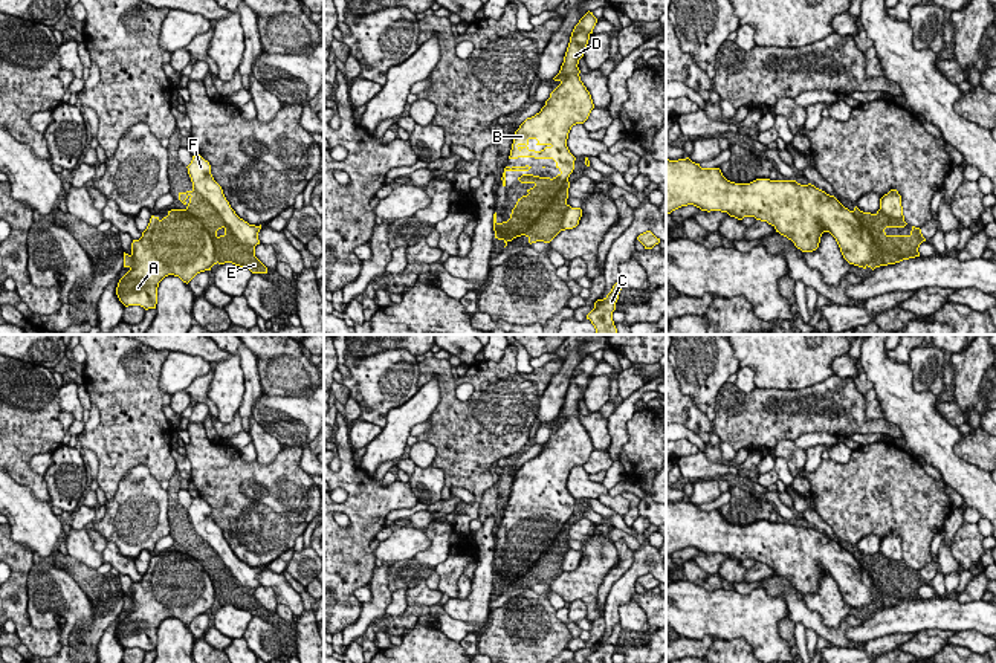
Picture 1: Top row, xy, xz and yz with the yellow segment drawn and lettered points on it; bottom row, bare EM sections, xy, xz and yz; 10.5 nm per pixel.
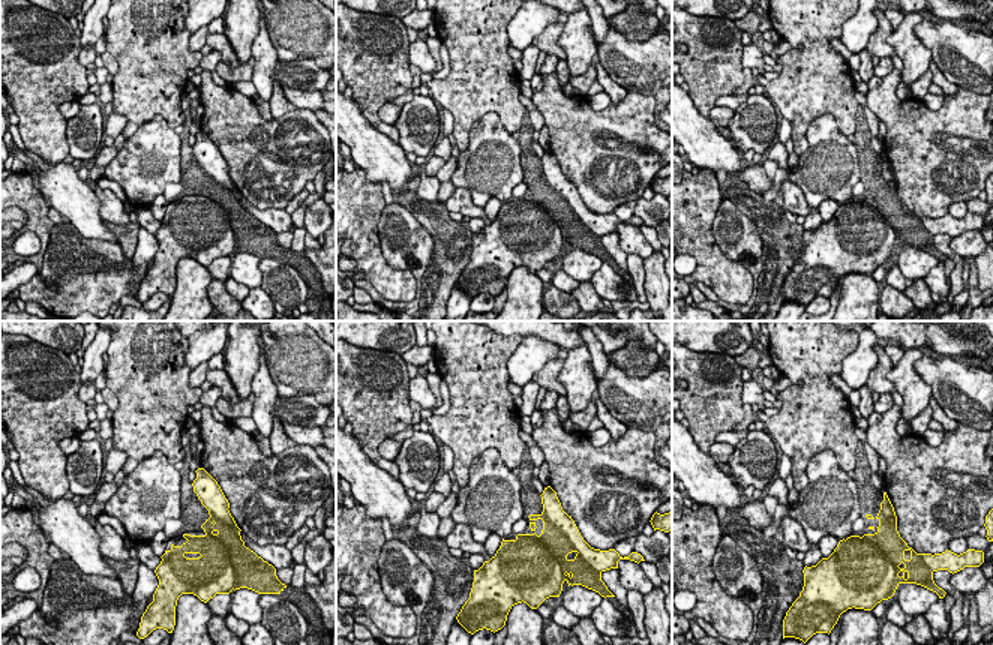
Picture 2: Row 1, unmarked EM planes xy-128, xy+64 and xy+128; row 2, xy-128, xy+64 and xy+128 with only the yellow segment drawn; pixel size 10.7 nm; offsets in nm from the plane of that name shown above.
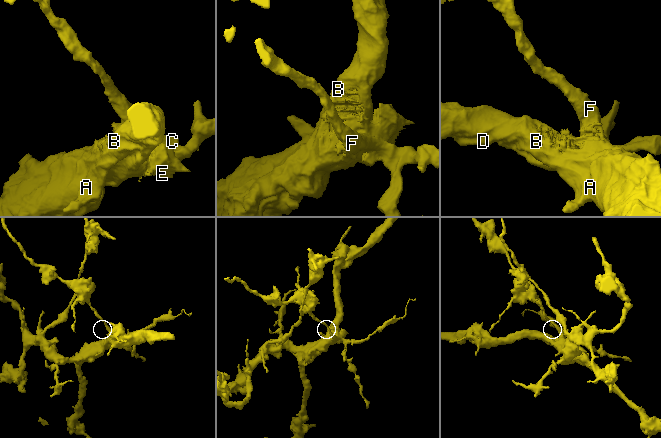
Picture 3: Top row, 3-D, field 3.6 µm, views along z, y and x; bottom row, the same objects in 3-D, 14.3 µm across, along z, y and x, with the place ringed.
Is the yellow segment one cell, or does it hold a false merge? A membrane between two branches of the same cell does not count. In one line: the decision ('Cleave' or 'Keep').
Cleave

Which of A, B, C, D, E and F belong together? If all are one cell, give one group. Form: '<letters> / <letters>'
A B D E / C F

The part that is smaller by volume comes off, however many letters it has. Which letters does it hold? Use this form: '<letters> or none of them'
C, F

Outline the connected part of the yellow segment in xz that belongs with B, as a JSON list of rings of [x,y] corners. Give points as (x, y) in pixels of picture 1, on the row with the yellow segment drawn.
[[[588,11],[574,26],[561,70],[553,78],[561,84],[550,93],[541,112],[527,118],[513,134],[509,159],[553,159],[561,173],[550,179],[529,174],[529,165],[504,168],[503,186],[507,171],[522,171],[518,180],[535,185],[527,189],[527,196],[518,199],[507,222],[498,223],[496,212],[493,214],[495,238],[503,240],[506,246],[521,235],[525,235],[530,244],[550,243],[561,232],[568,177],[576,160],[567,147],[568,133],[573,125],[584,124],[594,108],[591,95],[580,81],[577,64],[596,23],[597,18]]]

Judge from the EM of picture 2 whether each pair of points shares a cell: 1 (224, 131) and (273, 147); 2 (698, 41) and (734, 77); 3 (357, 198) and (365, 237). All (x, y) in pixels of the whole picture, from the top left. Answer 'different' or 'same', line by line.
1: same
2: same
3: same

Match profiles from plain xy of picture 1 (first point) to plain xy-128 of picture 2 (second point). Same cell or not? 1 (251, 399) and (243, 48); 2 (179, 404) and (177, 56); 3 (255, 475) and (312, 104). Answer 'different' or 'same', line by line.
1: different
2: different
3: different

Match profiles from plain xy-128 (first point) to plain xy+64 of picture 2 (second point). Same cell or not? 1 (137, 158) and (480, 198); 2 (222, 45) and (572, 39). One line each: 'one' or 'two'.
1: one
2: two

